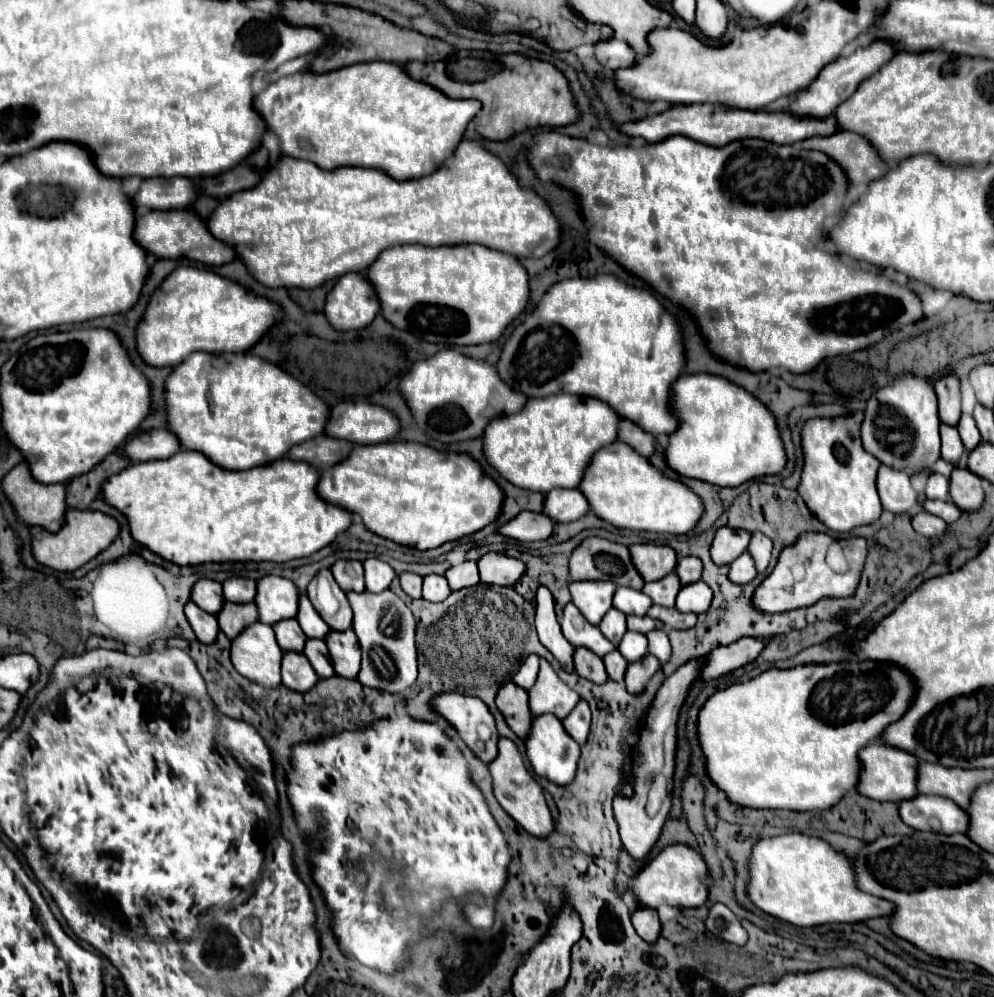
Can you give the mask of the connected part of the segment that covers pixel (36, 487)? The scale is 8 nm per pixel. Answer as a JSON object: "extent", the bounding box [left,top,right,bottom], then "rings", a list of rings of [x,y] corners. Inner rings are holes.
{"extent":[1,462,67,532],"rings":[[[21,462],[3,478],[1,490],[7,496],[7,500],[11,502],[19,522],[23,522],[27,526],[41,526],[49,532],[57,532],[63,526],[63,516],[65,516],[65,510],[67,510],[65,484],[49,484],[49,486],[39,484],[31,478],[27,464]]]}

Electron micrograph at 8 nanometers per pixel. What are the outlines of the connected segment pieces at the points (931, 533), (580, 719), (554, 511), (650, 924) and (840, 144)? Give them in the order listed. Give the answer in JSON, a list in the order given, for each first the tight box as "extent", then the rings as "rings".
[{"extent":[911,512,947,538],"rings":[[[927,512],[915,514],[911,518],[911,524],[913,524],[915,532],[919,532],[921,536],[927,536],[927,538],[937,538],[947,530],[947,524],[941,518],[937,518],[933,514],[927,514]]]},{"extent":[563,700,591,746],"rings":[[[579,700],[579,704],[573,708],[573,712],[563,720],[563,728],[567,730],[567,734],[571,734],[571,738],[579,746],[583,746],[587,742],[589,722],[591,722],[591,710],[585,700]]]},{"extent":[541,490,589,522],"rings":[[[551,490],[545,494],[541,514],[547,514],[553,522],[575,522],[589,512],[585,496],[575,490]]]},{"extent":[631,908,661,942],"rings":[[[639,908],[631,914],[631,922],[635,932],[645,940],[645,942],[655,942],[655,938],[659,938],[659,930],[661,930],[661,922],[657,916],[657,910],[649,910],[649,908]]]},{"extent":[801,132,887,188],"rings":[[[843,132],[843,134],[831,134],[831,136],[811,136],[807,140],[801,142],[801,148],[807,150],[823,150],[823,154],[827,154],[829,158],[835,158],[835,162],[839,162],[839,166],[843,166],[843,170],[847,170],[847,180],[851,182],[849,188],[865,188],[869,182],[873,182],[875,178],[883,176],[887,166],[883,166],[883,160],[879,160],[877,152],[869,146],[869,142],[853,132]]]}]

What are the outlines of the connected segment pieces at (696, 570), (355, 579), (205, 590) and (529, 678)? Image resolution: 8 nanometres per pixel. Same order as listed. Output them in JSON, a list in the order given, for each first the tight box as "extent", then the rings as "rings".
[{"extent":[675,556,703,584],"rings":[[[685,556],[679,560],[675,572],[681,578],[681,584],[693,584],[697,580],[701,580],[701,572],[703,572],[703,562],[697,556]]]},{"extent":[331,560,365,592],"rings":[[[337,560],[331,566],[331,572],[337,580],[337,584],[345,592],[363,592],[365,580],[363,580],[363,564],[357,560]]]},{"extent":[191,580,225,614],"rings":[[[199,580],[193,588],[193,596],[191,600],[205,612],[209,614],[219,614],[223,604],[225,604],[225,598],[223,598],[223,586],[219,582],[213,582],[213,580]]]},{"extent":[513,654,539,690],"rings":[[[531,654],[531,656],[527,656],[527,660],[523,662],[521,670],[513,676],[513,682],[515,682],[517,686],[529,690],[529,688],[535,684],[535,676],[537,676],[537,672],[539,672],[539,656]]]}]

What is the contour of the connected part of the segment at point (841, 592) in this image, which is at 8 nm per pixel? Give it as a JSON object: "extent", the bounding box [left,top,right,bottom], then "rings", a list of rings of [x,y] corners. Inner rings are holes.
{"extent":[755,532,867,614],"rings":[[[803,532],[795,544],[783,548],[775,570],[755,588],[755,606],[759,606],[759,610],[767,610],[767,614],[771,614],[771,612],[787,612],[787,610],[811,606],[821,598],[843,598],[843,596],[853,594],[857,588],[857,582],[859,582],[859,574],[861,574],[865,556],[867,556],[867,542],[865,542],[865,538],[857,538],[857,536],[841,540],[843,554],[849,562],[849,570],[843,574],[833,572],[825,562],[827,548],[831,546],[831,542],[833,542],[833,538],[827,534]]]}

